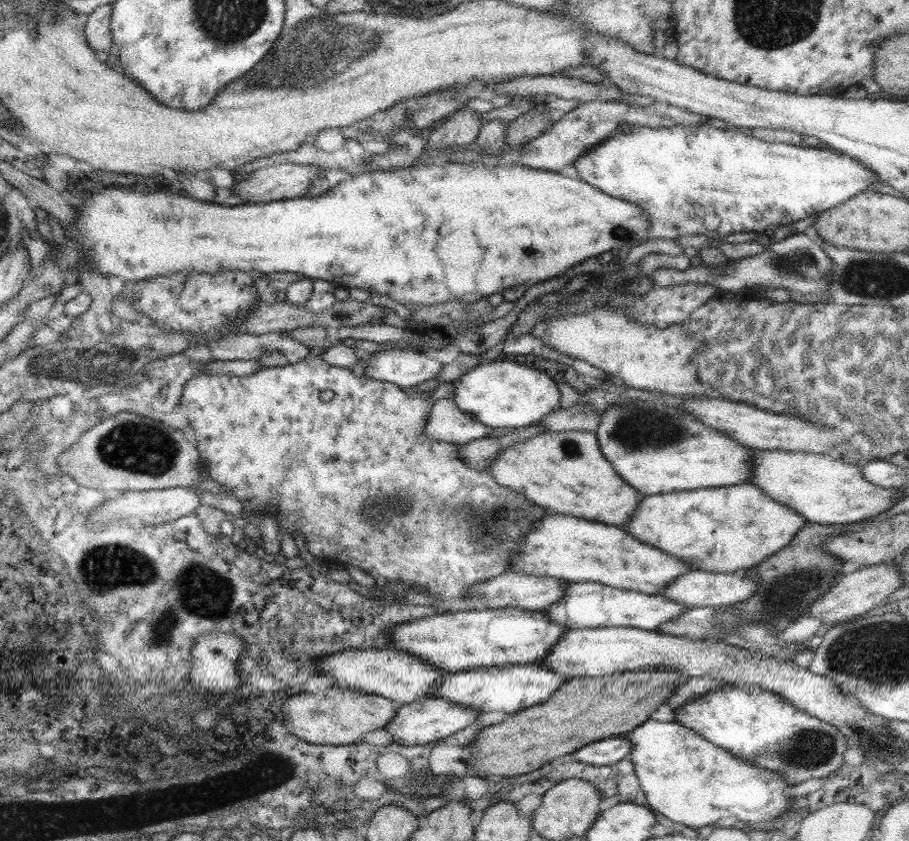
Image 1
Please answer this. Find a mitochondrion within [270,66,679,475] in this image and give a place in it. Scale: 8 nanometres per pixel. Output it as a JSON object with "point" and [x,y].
{"point":[425,106]}

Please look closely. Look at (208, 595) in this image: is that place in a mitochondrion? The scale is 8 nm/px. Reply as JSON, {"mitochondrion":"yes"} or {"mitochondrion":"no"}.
{"mitochondrion":"yes"}

